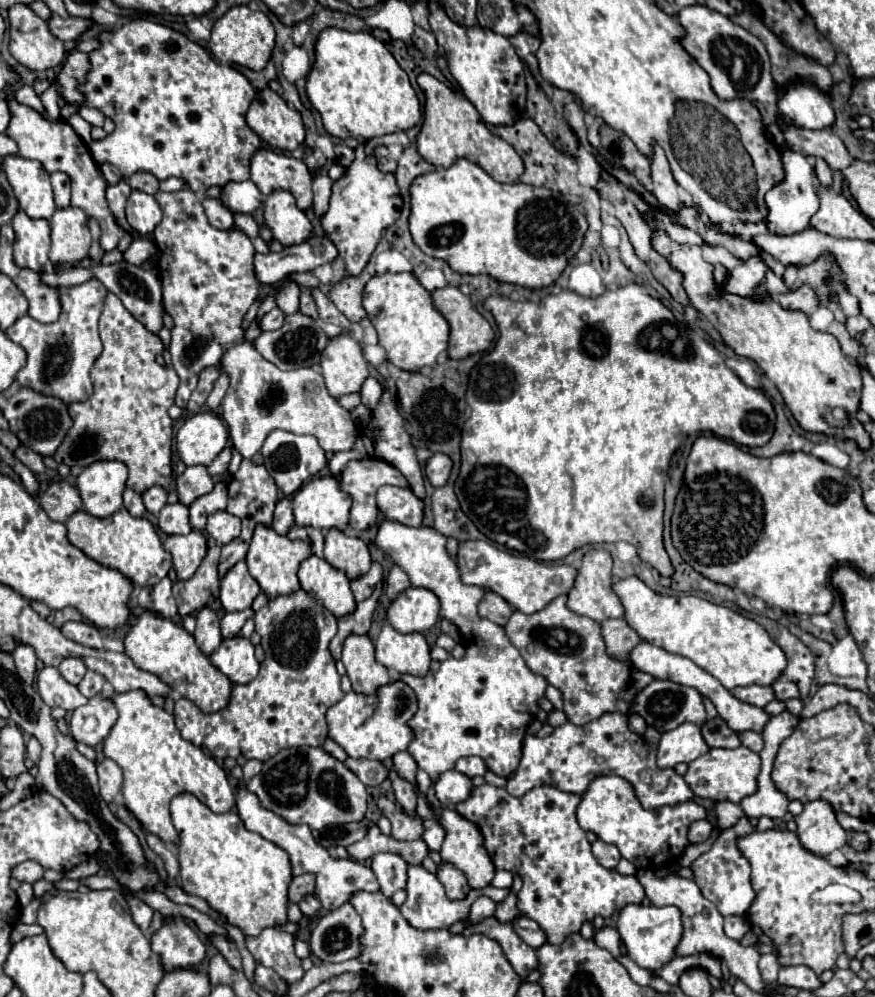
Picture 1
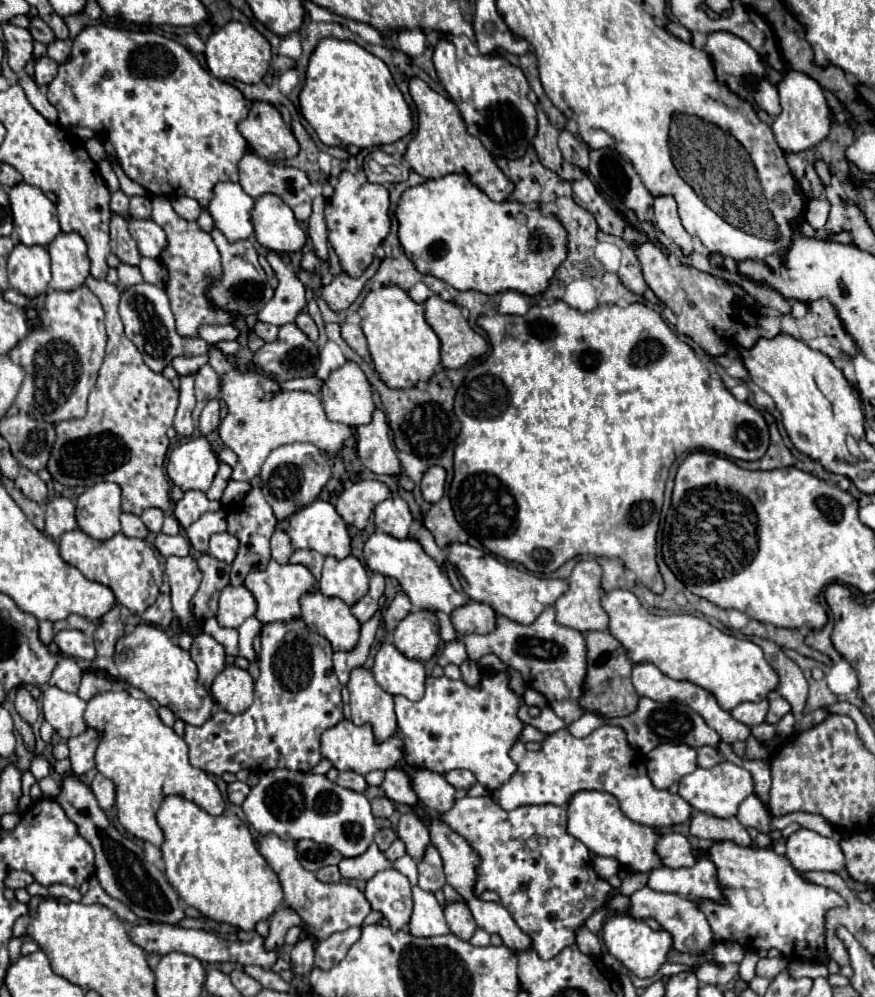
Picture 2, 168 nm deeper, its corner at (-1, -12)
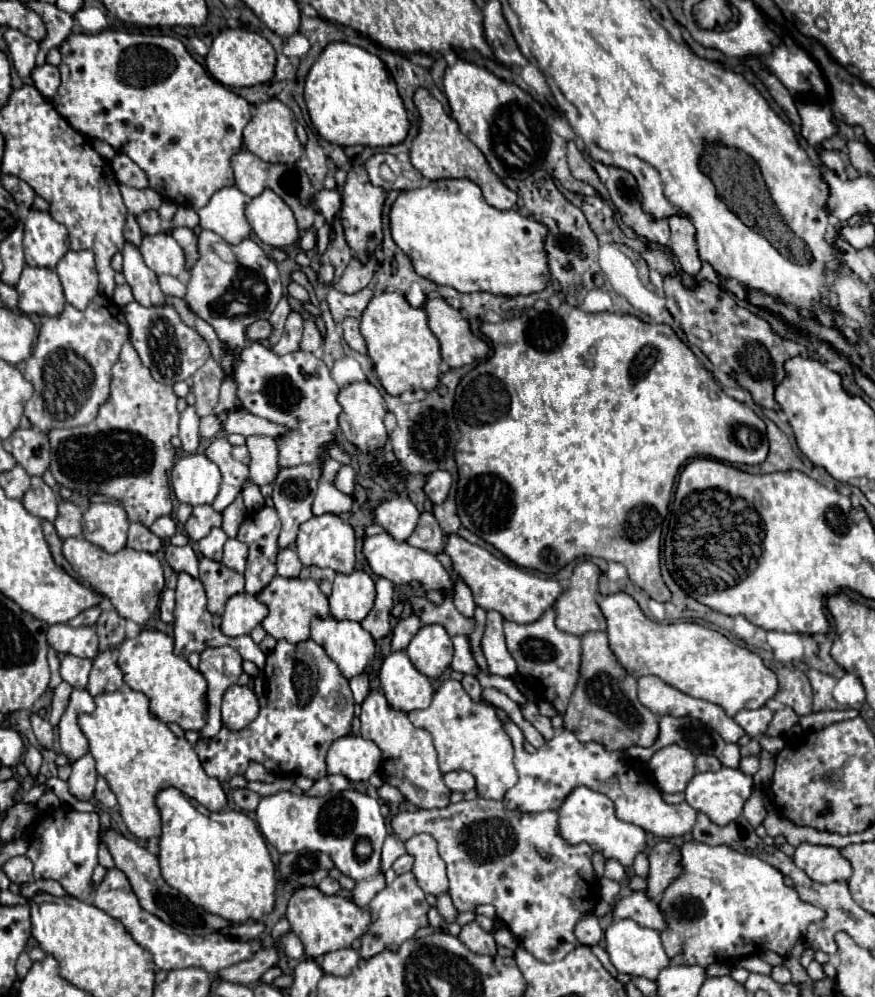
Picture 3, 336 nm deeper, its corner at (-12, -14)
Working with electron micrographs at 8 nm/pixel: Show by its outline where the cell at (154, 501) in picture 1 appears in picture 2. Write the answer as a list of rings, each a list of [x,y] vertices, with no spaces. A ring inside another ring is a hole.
[[[147,508],[143,514],[143,524],[151,530],[151,532],[161,532],[161,526],[163,526],[163,510],[159,508]]]

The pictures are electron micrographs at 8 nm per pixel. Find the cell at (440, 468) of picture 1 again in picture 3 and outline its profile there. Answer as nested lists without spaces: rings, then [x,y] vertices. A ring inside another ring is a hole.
[[[432,472],[432,474],[426,478],[424,494],[428,496],[428,500],[430,500],[432,504],[442,504],[442,502],[446,500],[446,496],[448,496],[450,484],[452,484],[450,472]]]

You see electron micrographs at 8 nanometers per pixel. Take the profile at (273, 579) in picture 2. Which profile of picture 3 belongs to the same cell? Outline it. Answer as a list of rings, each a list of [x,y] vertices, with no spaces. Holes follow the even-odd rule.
[[[274,576],[274,580],[258,594],[258,600],[266,604],[268,616],[262,622],[262,628],[274,636],[276,640],[286,640],[290,644],[298,644],[310,638],[310,622],[312,618],[328,618],[328,598],[322,596],[318,584],[314,580],[300,578],[282,578]]]

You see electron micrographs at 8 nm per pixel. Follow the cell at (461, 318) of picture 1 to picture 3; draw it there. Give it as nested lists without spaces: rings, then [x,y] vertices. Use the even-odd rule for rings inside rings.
[[[444,298],[426,300],[424,312],[428,316],[428,326],[440,342],[442,360],[450,368],[460,368],[466,364],[476,364],[488,356],[488,344],[470,332],[466,318],[460,310],[446,304]]]

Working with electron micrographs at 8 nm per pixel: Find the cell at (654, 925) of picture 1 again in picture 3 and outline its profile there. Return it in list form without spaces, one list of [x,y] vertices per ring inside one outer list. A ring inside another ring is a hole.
[[[614,920],[604,932],[604,942],[606,942],[606,952],[610,956],[610,962],[620,974],[644,976],[648,980],[656,980],[658,972],[670,964],[670,958],[662,948],[660,934],[656,930],[638,926],[634,920]]]

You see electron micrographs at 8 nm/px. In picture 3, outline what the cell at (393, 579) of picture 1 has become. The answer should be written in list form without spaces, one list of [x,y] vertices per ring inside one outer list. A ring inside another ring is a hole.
[[[408,616],[408,618],[402,618],[394,632],[392,632],[392,652],[396,650],[406,650],[406,646],[410,644],[412,636],[422,628],[422,622],[416,618],[416,616]]]

